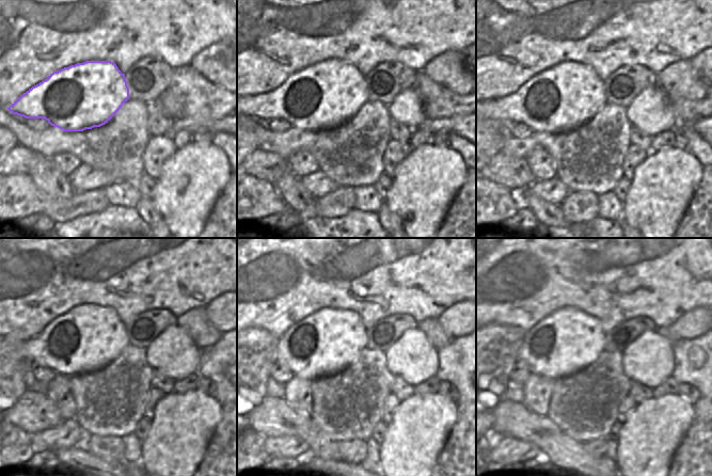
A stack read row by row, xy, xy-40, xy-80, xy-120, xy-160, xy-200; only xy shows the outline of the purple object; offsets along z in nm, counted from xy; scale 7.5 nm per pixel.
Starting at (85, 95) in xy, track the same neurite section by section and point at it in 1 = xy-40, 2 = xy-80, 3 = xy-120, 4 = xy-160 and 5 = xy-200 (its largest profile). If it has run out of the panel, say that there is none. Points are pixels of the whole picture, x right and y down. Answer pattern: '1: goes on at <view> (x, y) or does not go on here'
1: goes on at xy-40 (326, 95)
2: goes on at xy-80 (565, 96)
3: goes on at xy-120 (88, 337)
4: goes on at xy-160 (325, 343)
5: goes on at xy-200 (567, 340)

